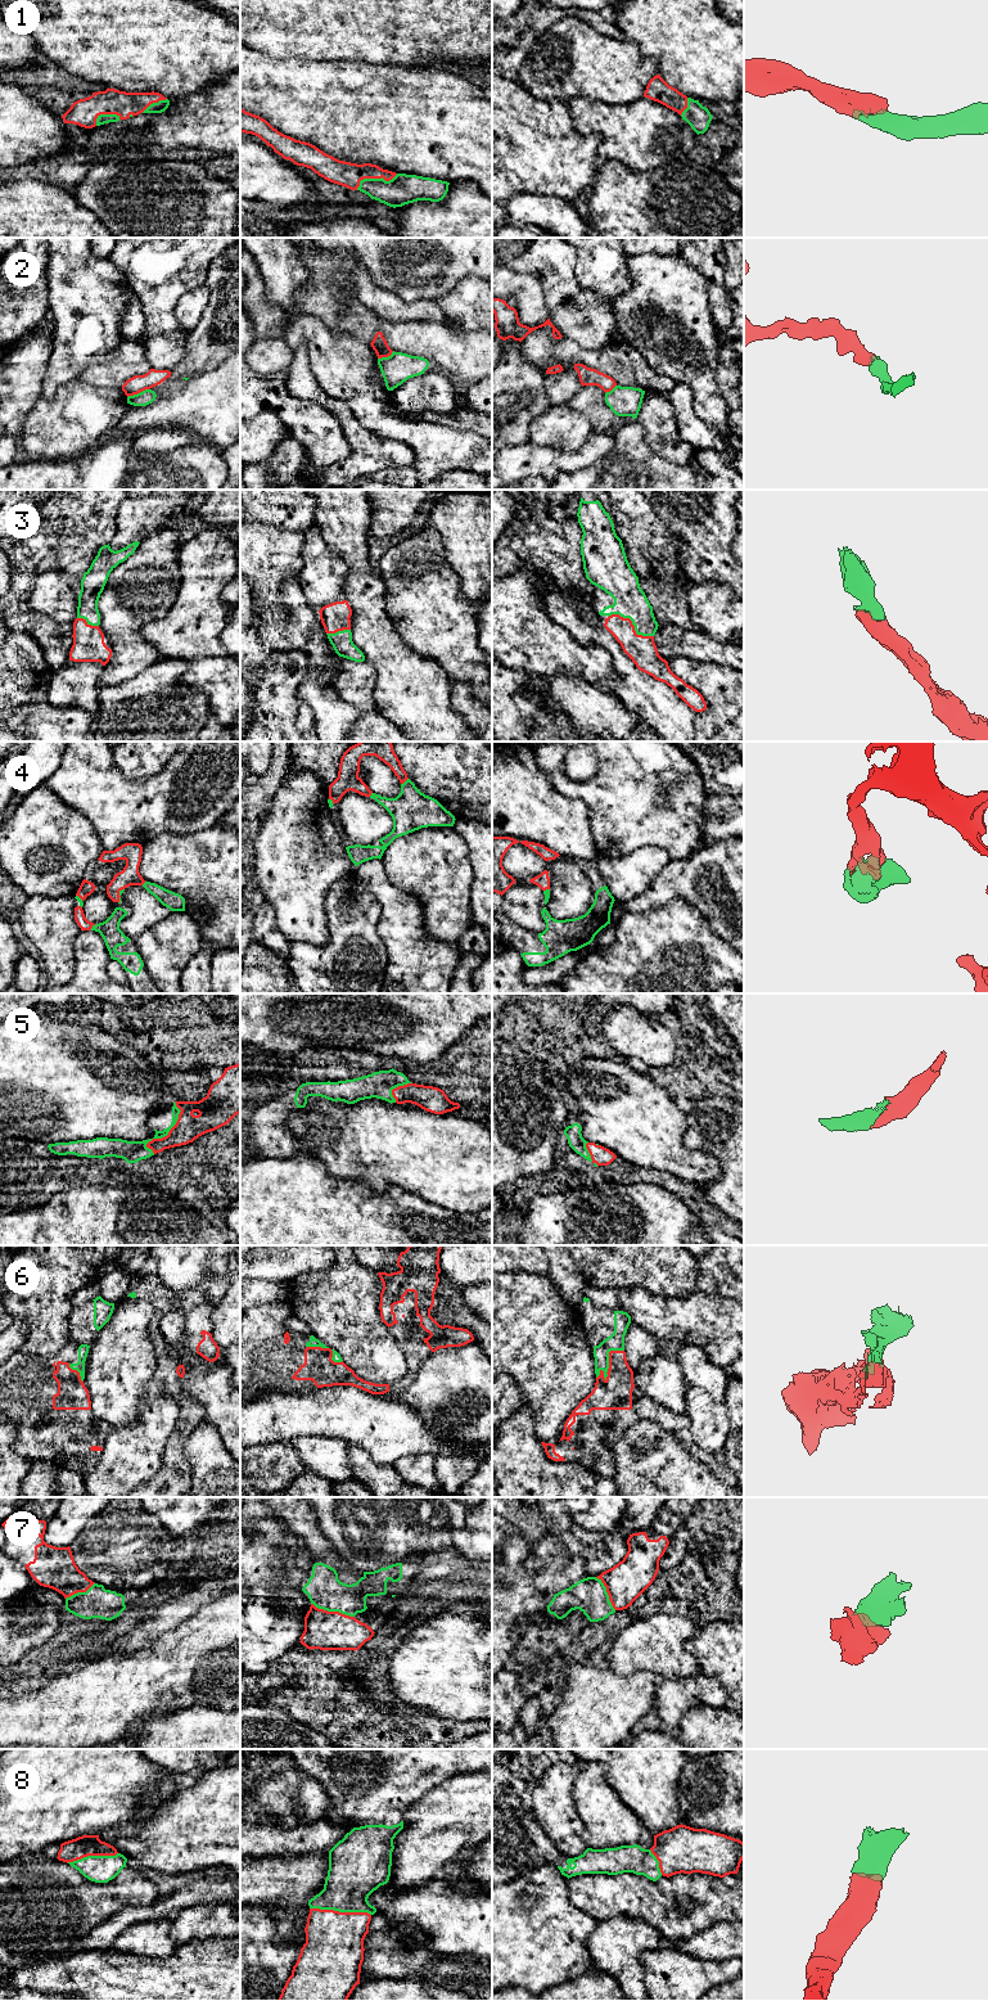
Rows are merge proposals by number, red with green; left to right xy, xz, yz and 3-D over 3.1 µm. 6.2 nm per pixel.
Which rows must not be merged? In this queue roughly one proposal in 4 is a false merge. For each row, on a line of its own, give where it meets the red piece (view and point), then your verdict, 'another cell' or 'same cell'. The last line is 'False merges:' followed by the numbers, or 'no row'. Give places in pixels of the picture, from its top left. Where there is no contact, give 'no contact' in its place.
1: meets red in xz at (374, 177); same cell
2: meets red in xy at (138, 392); another cell
3: meets red in yz at (631, 623); same cell
4: meets red in xz at (404, 782); same cell
5: meets red in xy at (168, 1132); same cell
6: meets red in yz at (609, 1361); same cell
7: meets red in xz at (333, 1612); same cell
8: meets red in xz at (341, 1912); same cell
False merges: 2

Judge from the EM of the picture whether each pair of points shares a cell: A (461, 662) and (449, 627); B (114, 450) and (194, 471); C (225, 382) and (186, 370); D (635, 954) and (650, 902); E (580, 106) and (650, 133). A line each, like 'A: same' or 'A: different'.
A: same
B: same
C: different
D: different
E: same

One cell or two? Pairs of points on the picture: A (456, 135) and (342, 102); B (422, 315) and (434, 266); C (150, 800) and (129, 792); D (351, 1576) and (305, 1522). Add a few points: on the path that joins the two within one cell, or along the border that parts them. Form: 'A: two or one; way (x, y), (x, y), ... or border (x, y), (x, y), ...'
A: one; way (428, 124), (370, 113)
B: two; border (396, 293), (407, 302), (437, 302)
C: one; way (145, 797), (134, 797)
D: one; way (337, 1563), (312, 1536)

